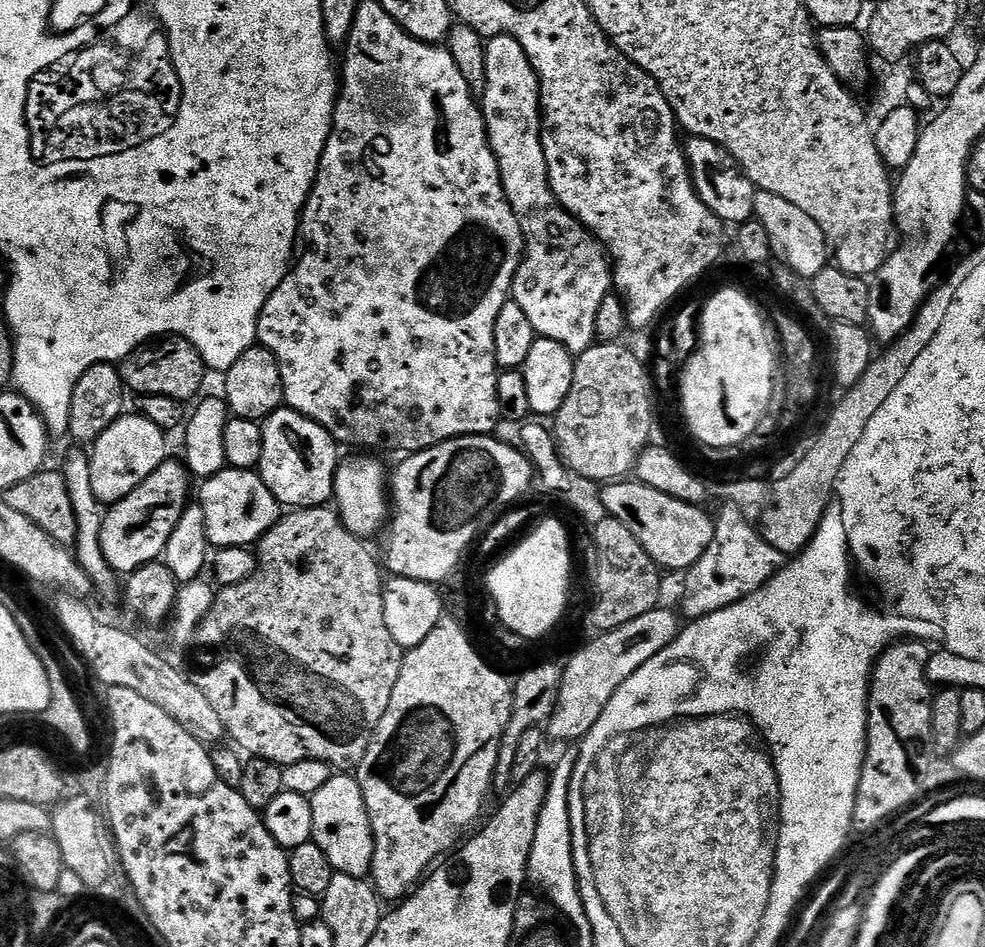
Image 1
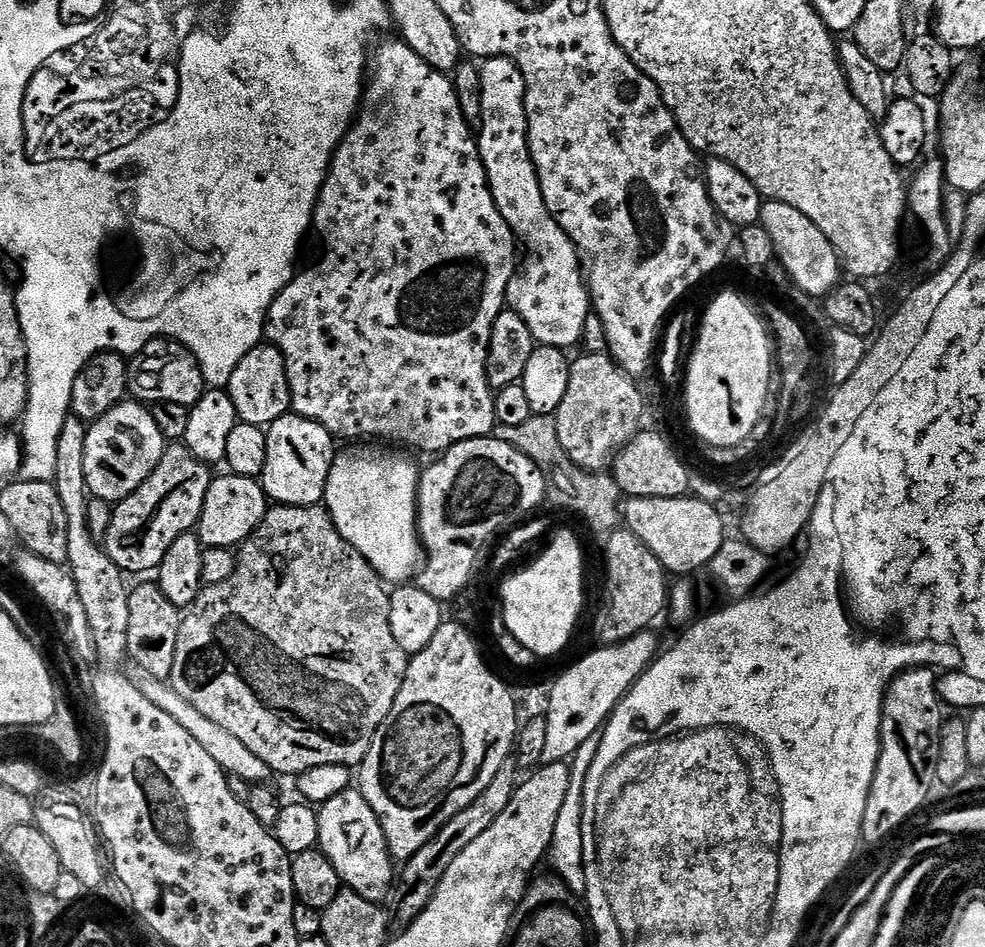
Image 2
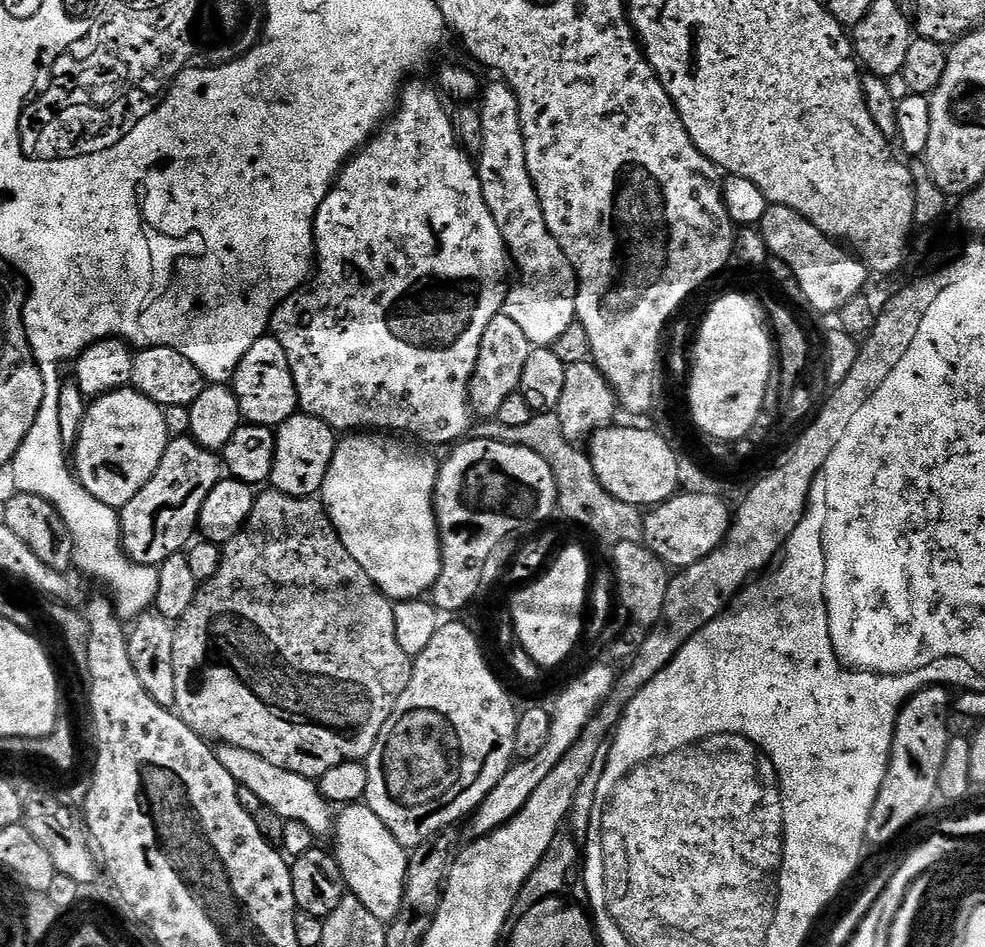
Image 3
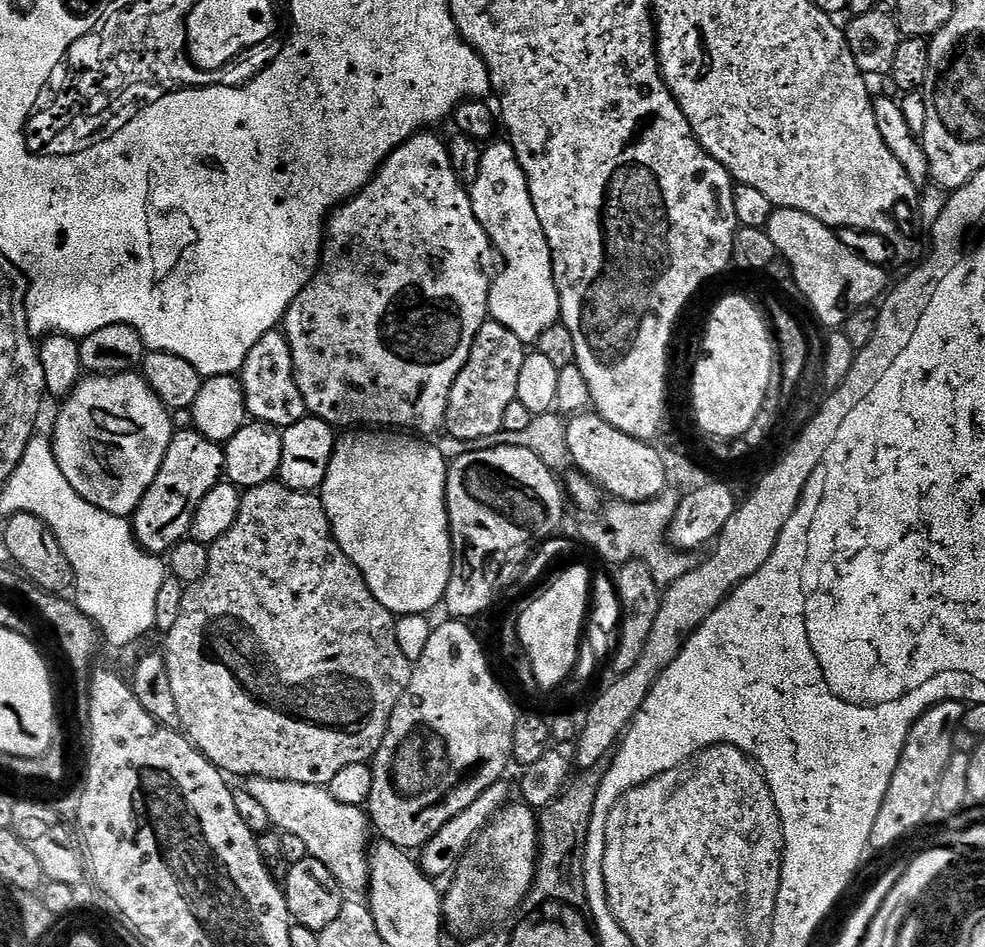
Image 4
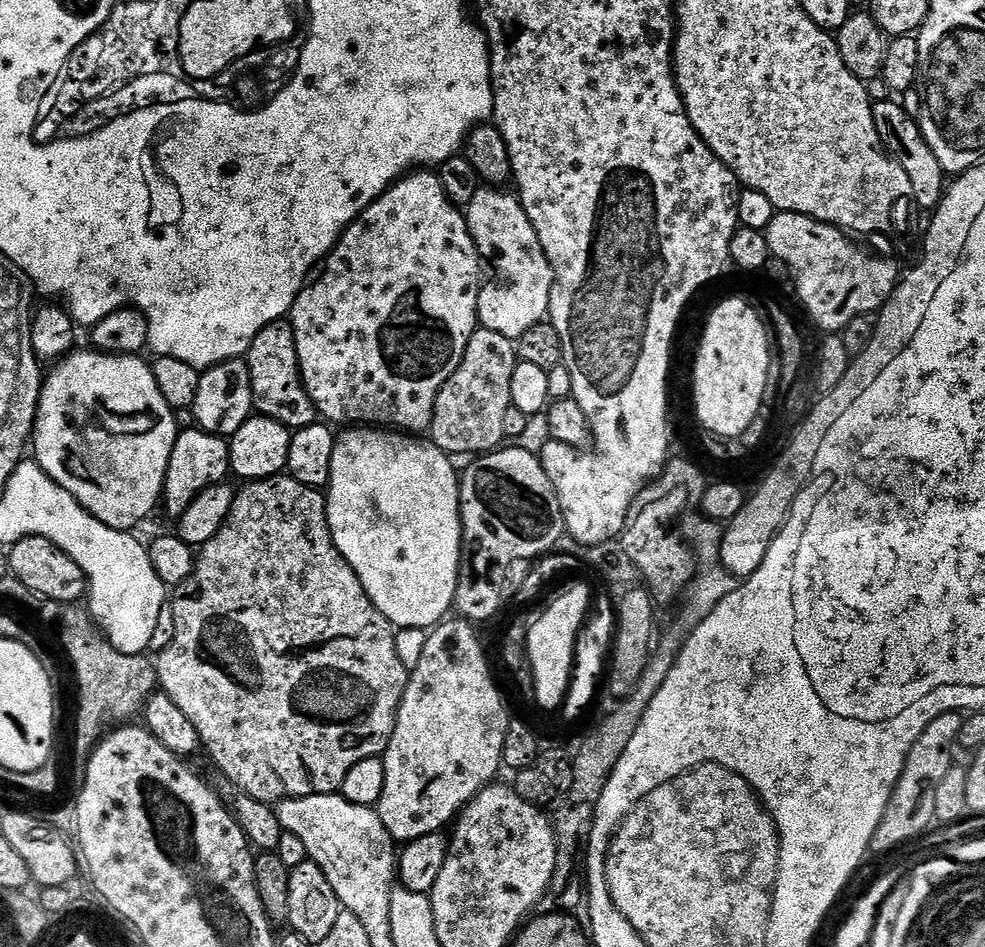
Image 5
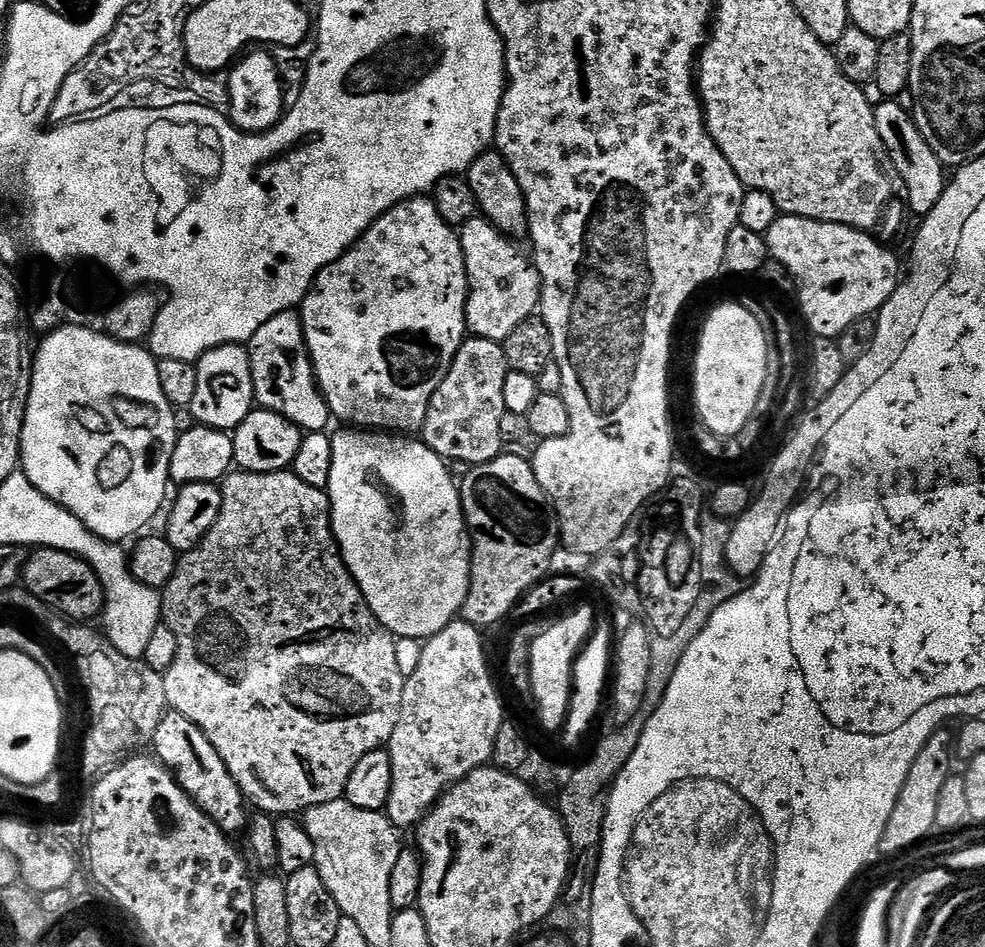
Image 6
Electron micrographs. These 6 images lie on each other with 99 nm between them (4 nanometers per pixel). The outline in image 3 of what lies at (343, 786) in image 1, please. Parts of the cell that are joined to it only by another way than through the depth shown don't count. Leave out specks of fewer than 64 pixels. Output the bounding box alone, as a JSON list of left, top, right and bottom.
[334,802,408,922]

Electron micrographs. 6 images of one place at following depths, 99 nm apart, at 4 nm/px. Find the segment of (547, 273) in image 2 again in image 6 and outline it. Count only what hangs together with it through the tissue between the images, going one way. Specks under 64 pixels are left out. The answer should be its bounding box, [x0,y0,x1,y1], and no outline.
[458,214,540,342]

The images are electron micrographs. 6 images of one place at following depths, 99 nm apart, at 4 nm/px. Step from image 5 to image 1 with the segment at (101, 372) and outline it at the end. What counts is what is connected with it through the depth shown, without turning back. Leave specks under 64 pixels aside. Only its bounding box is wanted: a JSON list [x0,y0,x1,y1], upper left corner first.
[90,414,166,506]

